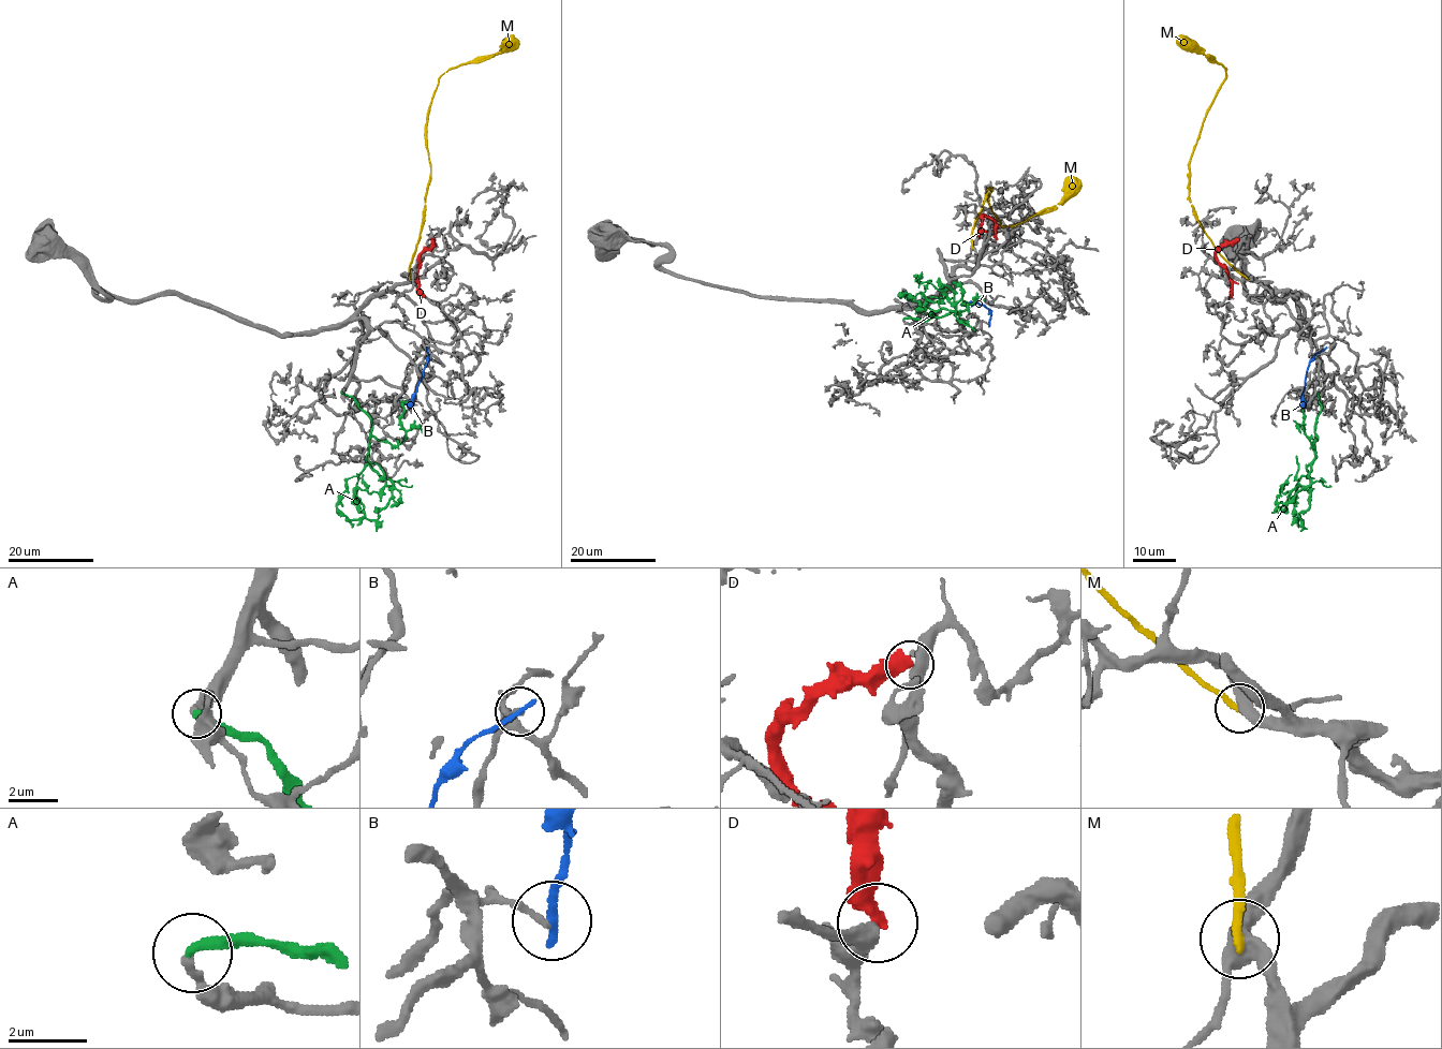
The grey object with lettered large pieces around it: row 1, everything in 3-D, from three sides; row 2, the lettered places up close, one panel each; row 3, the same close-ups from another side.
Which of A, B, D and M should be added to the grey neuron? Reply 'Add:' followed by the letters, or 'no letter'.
Add: A

